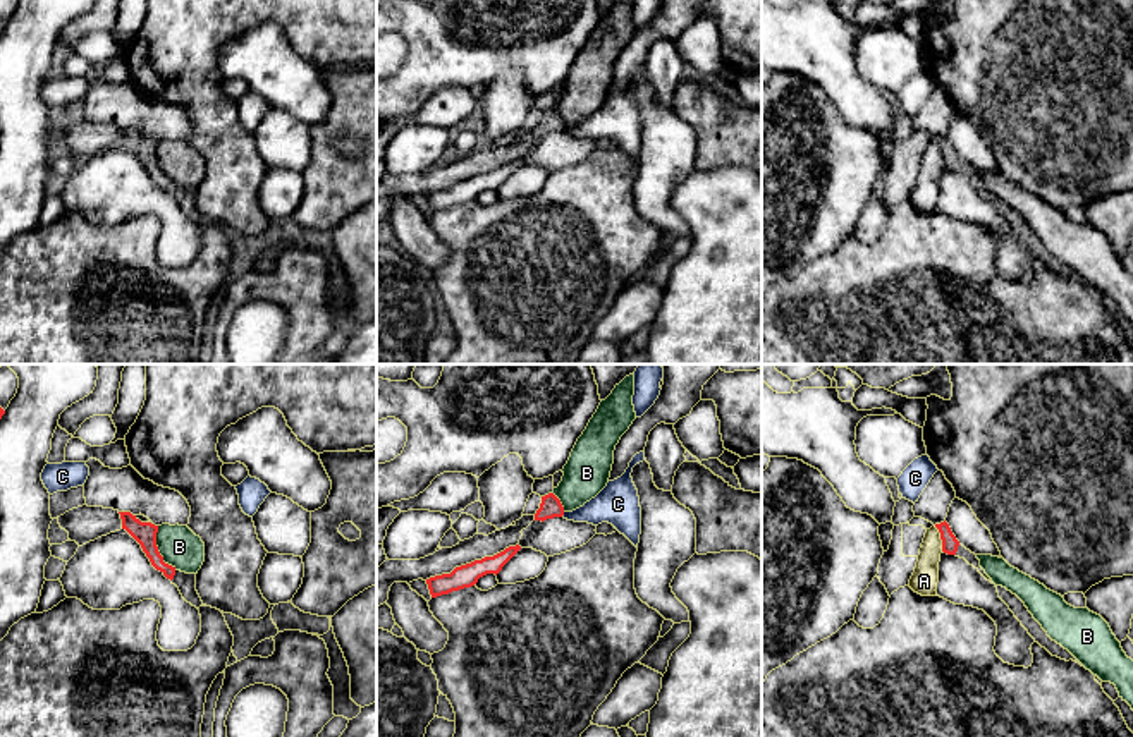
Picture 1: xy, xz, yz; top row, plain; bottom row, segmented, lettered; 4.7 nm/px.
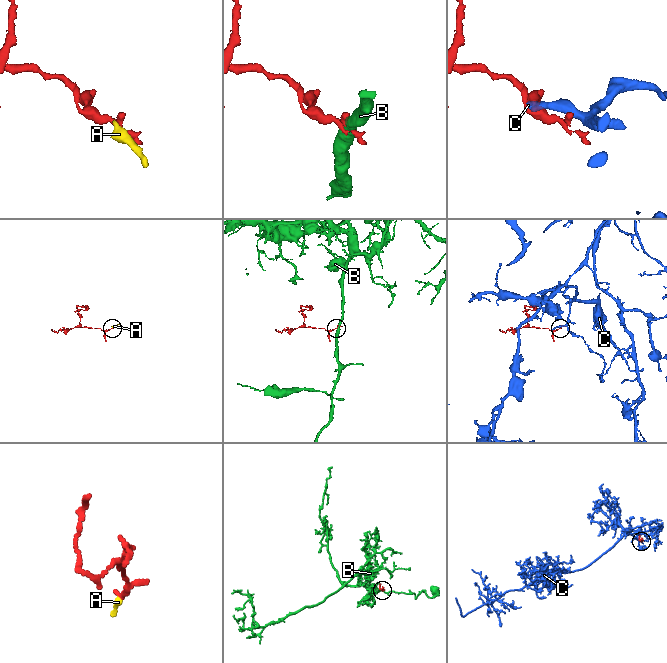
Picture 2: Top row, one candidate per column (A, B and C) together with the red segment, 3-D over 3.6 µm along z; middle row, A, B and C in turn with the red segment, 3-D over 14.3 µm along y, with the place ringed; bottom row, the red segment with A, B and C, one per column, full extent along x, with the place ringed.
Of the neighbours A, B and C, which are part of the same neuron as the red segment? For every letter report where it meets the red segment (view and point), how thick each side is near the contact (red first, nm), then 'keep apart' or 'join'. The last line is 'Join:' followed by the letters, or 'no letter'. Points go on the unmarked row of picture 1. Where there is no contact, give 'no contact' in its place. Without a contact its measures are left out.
A: meets red in yz at (941, 153); 80 nm thick on the red side, 130 nm on the other; join
B: meets red in xy at (157, 165); 110 nm thick on the red side, 190 nm on the other; keep apart
C: meets red in xz at (563, 129); 100 nm thick on the red side, 180 nm on the other; keep apart
Join: A

